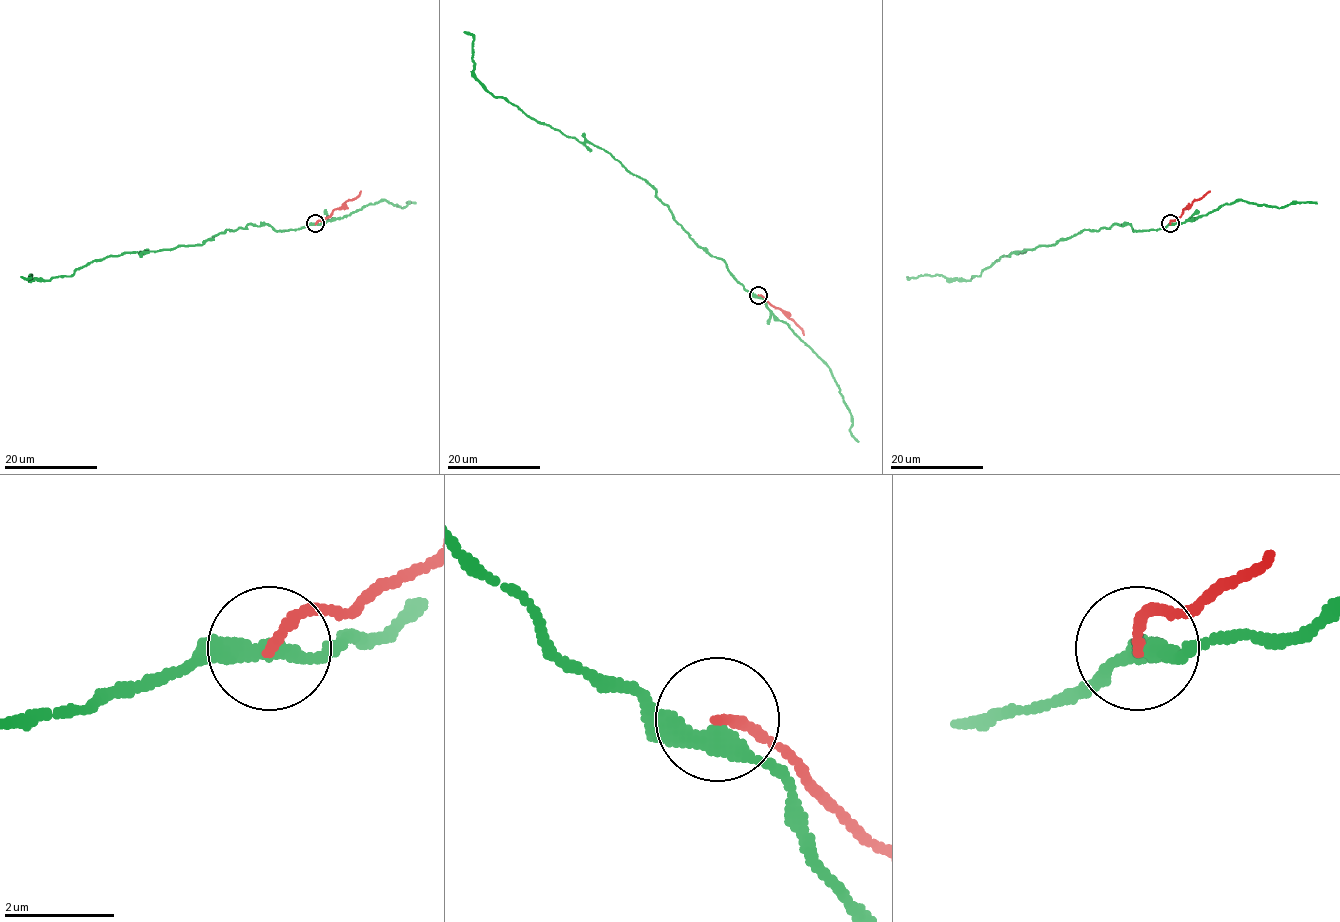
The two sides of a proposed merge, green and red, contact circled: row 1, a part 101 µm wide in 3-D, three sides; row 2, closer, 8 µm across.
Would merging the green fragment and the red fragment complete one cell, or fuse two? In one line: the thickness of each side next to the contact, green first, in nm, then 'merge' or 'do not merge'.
calibres 340 and 200 nm; do not merge

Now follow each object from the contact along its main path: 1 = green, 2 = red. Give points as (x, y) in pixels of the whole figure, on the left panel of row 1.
1: (316, 223), (296, 230), (248, 224), (202, 244), (108, 256), (70, 275), (20, 277)
2: (316, 223), (353, 200), (361, 191)

